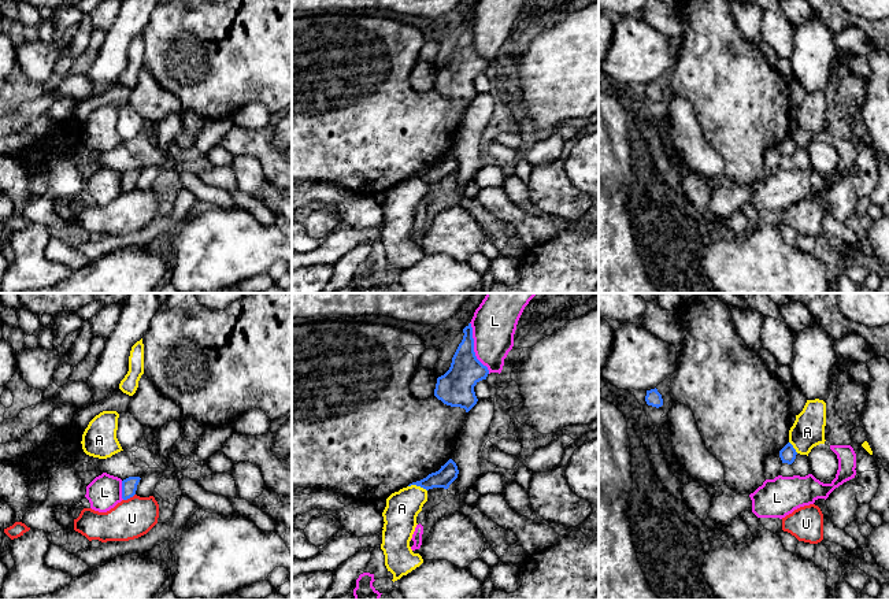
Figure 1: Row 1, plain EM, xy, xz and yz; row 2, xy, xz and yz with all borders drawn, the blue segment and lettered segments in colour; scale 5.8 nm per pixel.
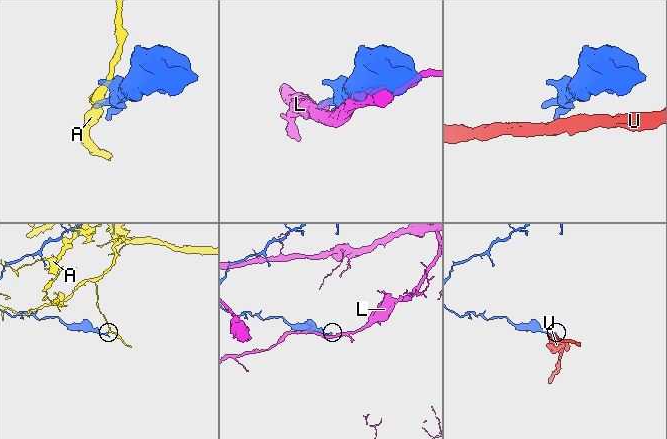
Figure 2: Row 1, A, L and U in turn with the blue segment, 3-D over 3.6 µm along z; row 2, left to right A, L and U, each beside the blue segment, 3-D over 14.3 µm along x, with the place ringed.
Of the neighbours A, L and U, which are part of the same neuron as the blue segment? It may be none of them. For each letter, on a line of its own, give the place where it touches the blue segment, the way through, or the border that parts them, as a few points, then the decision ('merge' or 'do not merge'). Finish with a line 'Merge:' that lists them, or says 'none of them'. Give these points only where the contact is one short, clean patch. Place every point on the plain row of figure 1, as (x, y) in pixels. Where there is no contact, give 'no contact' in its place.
A: meets blue in xz at (418, 178); border along xz (408, 178), (419, 178), (426, 184); do not merge
L: meets blue in xz at (473, 41); do not merge
U: meets blue in xy at (129, 191); border along xy (134, 186), (123, 193); do not merge
Merge: none of them

